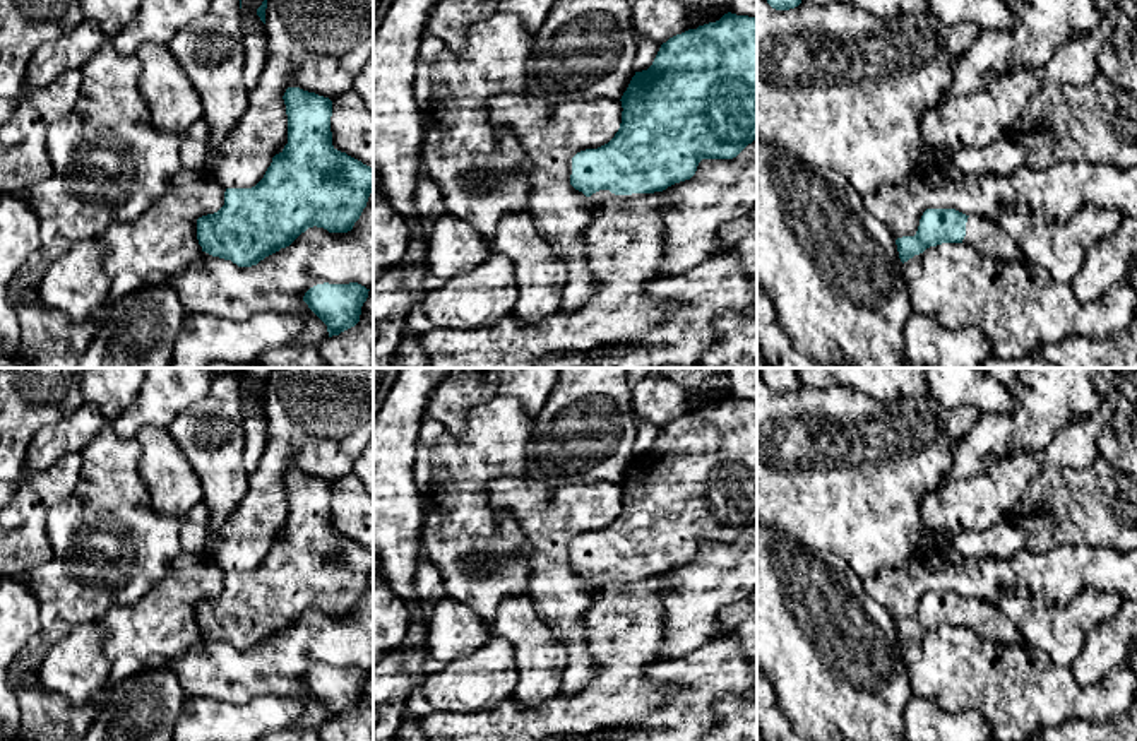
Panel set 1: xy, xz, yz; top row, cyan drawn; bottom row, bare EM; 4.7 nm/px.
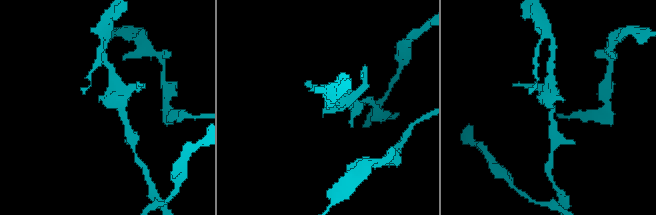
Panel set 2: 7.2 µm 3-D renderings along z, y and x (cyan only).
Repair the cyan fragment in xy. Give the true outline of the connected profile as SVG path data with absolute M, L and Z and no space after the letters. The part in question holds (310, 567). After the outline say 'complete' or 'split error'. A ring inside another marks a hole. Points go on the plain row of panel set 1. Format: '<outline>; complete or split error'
M288 471L288 527L252 572L226 572L224 589L197 602L202 635L257 649L308 611L348 616L373 575L373 551L332 529L332 484Z; complete

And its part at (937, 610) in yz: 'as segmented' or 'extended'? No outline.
extended

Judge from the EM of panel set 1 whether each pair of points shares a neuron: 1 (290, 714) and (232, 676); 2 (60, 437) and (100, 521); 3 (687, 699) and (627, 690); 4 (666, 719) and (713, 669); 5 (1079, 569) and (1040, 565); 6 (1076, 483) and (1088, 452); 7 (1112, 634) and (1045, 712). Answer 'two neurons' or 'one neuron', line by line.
1: two neurons
2: two neurons
3: two neurons
4: one neuron
5: one neuron
6: two neurons
7: two neurons

